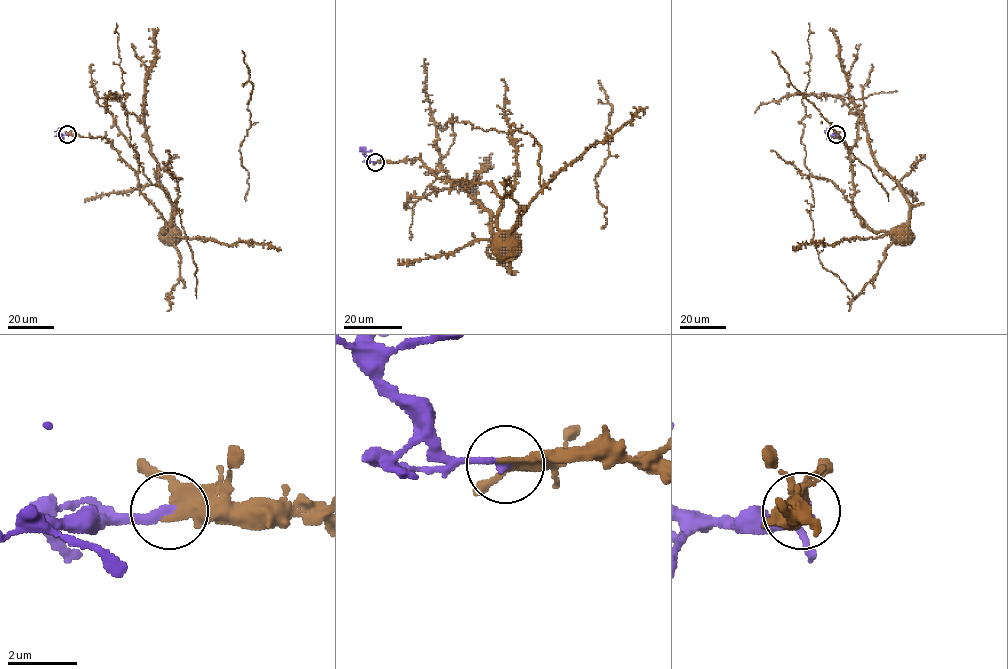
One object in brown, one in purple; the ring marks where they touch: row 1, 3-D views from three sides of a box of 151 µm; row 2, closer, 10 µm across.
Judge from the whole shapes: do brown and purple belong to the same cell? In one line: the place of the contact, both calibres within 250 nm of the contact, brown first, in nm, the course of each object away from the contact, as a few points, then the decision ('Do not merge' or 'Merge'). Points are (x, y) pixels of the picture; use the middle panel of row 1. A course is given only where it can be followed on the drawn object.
Place: (375, 162). Thickness 400 nm (brown) against 280 nm. Course of brown: (375, 162), (419, 159), (437, 178), (468, 185), (489, 184), (500, 198), (500, 247). Course of purple: (375, 162), (365, 155), (363, 147), (359, 148). Merge

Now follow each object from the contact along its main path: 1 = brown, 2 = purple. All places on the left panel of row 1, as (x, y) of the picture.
1: (67, 134), (104, 137), (135, 172), (140, 192), (164, 220), (164, 237)
2: (67, 134), (59, 135), (54, 131)

